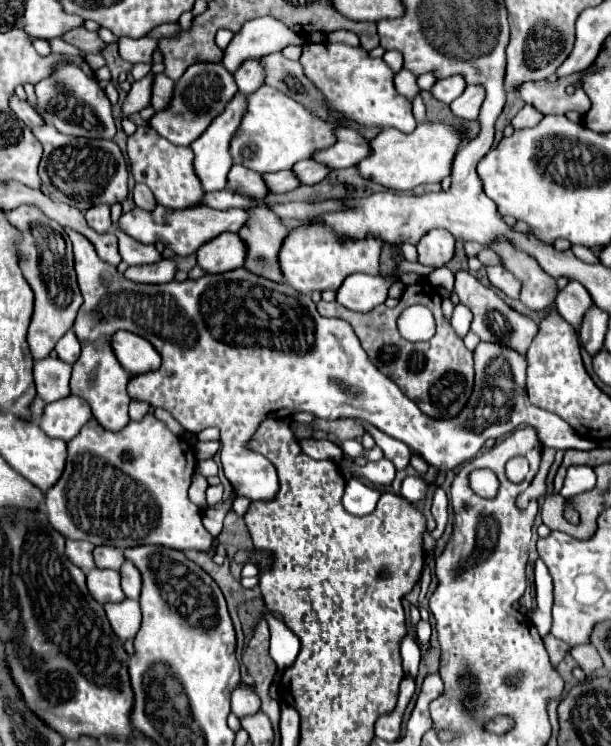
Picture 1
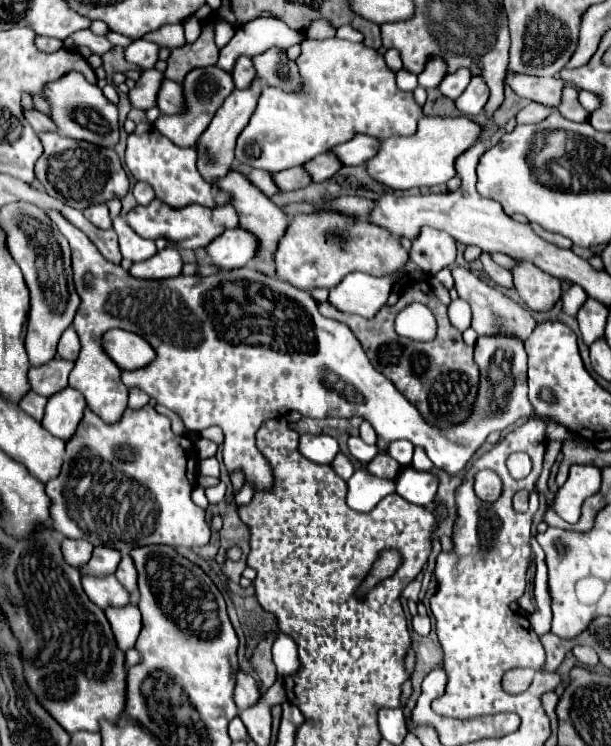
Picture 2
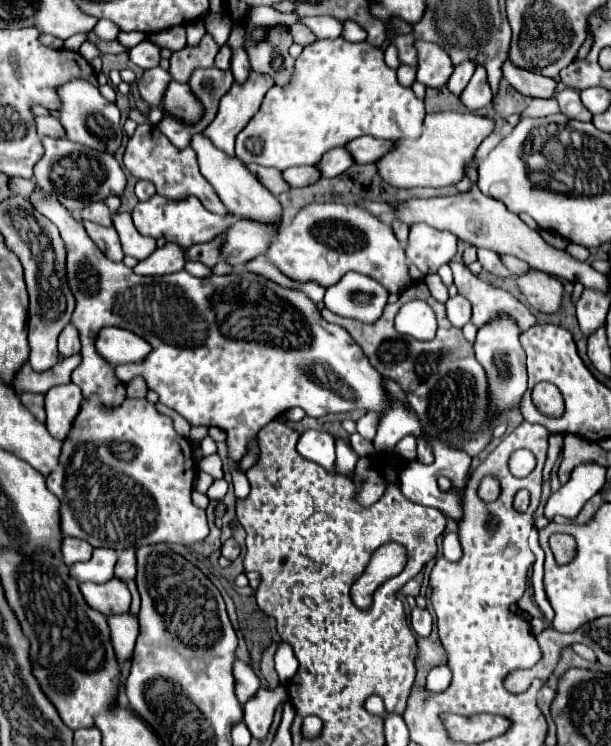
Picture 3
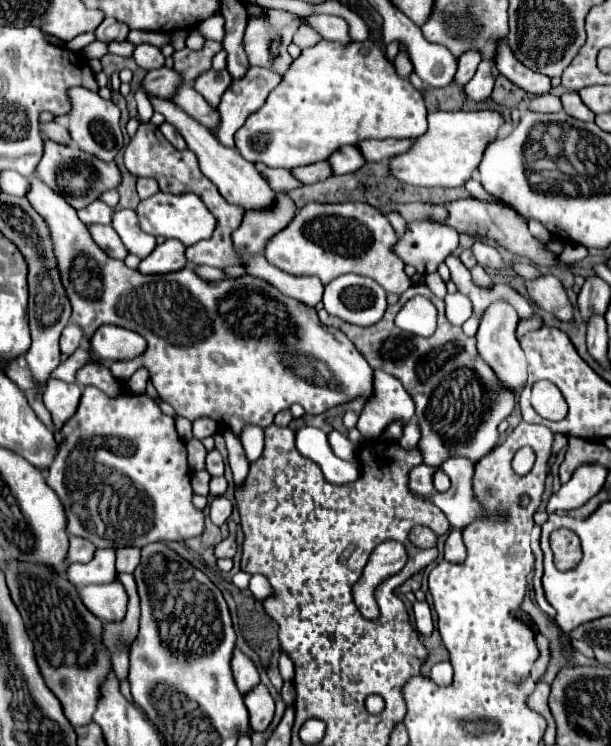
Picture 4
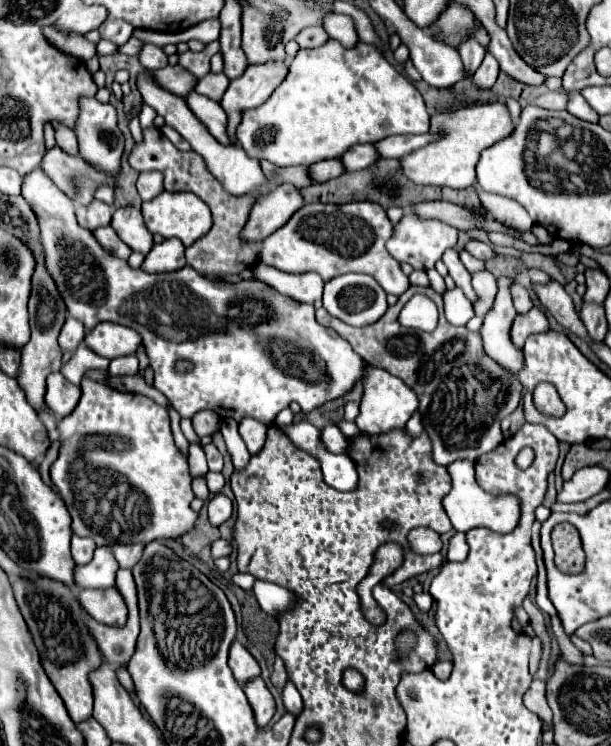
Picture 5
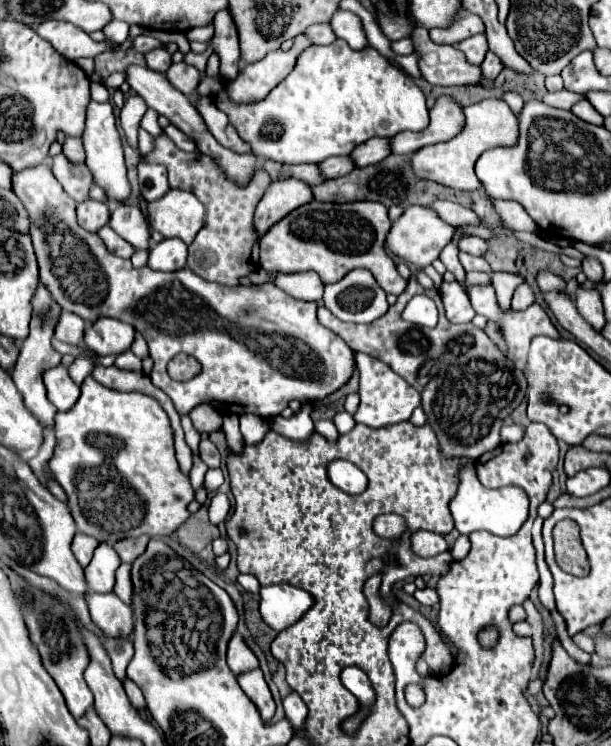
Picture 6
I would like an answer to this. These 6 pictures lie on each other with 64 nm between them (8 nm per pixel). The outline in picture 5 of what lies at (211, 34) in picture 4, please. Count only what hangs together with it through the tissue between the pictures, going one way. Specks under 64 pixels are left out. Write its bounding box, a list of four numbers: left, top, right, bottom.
[176,18,220,44]

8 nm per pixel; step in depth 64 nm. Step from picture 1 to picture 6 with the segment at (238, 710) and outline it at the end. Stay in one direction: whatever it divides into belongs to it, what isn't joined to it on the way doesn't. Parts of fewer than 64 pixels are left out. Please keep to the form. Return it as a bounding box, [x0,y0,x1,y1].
[228,634,258,676]

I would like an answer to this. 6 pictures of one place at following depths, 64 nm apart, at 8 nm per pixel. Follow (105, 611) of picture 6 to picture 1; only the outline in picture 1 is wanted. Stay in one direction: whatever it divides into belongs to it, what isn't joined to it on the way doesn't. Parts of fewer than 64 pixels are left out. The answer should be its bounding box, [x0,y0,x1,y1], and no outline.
[88,568,124,604]

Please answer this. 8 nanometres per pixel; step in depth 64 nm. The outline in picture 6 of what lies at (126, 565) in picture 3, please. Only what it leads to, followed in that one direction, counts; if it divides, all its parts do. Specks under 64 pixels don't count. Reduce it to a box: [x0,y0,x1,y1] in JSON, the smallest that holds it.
[114,538,150,564]

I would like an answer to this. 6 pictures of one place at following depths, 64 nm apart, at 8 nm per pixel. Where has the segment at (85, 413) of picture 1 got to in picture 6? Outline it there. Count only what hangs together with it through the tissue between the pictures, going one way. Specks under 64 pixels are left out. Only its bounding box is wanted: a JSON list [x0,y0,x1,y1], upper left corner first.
[44,364,80,412]

